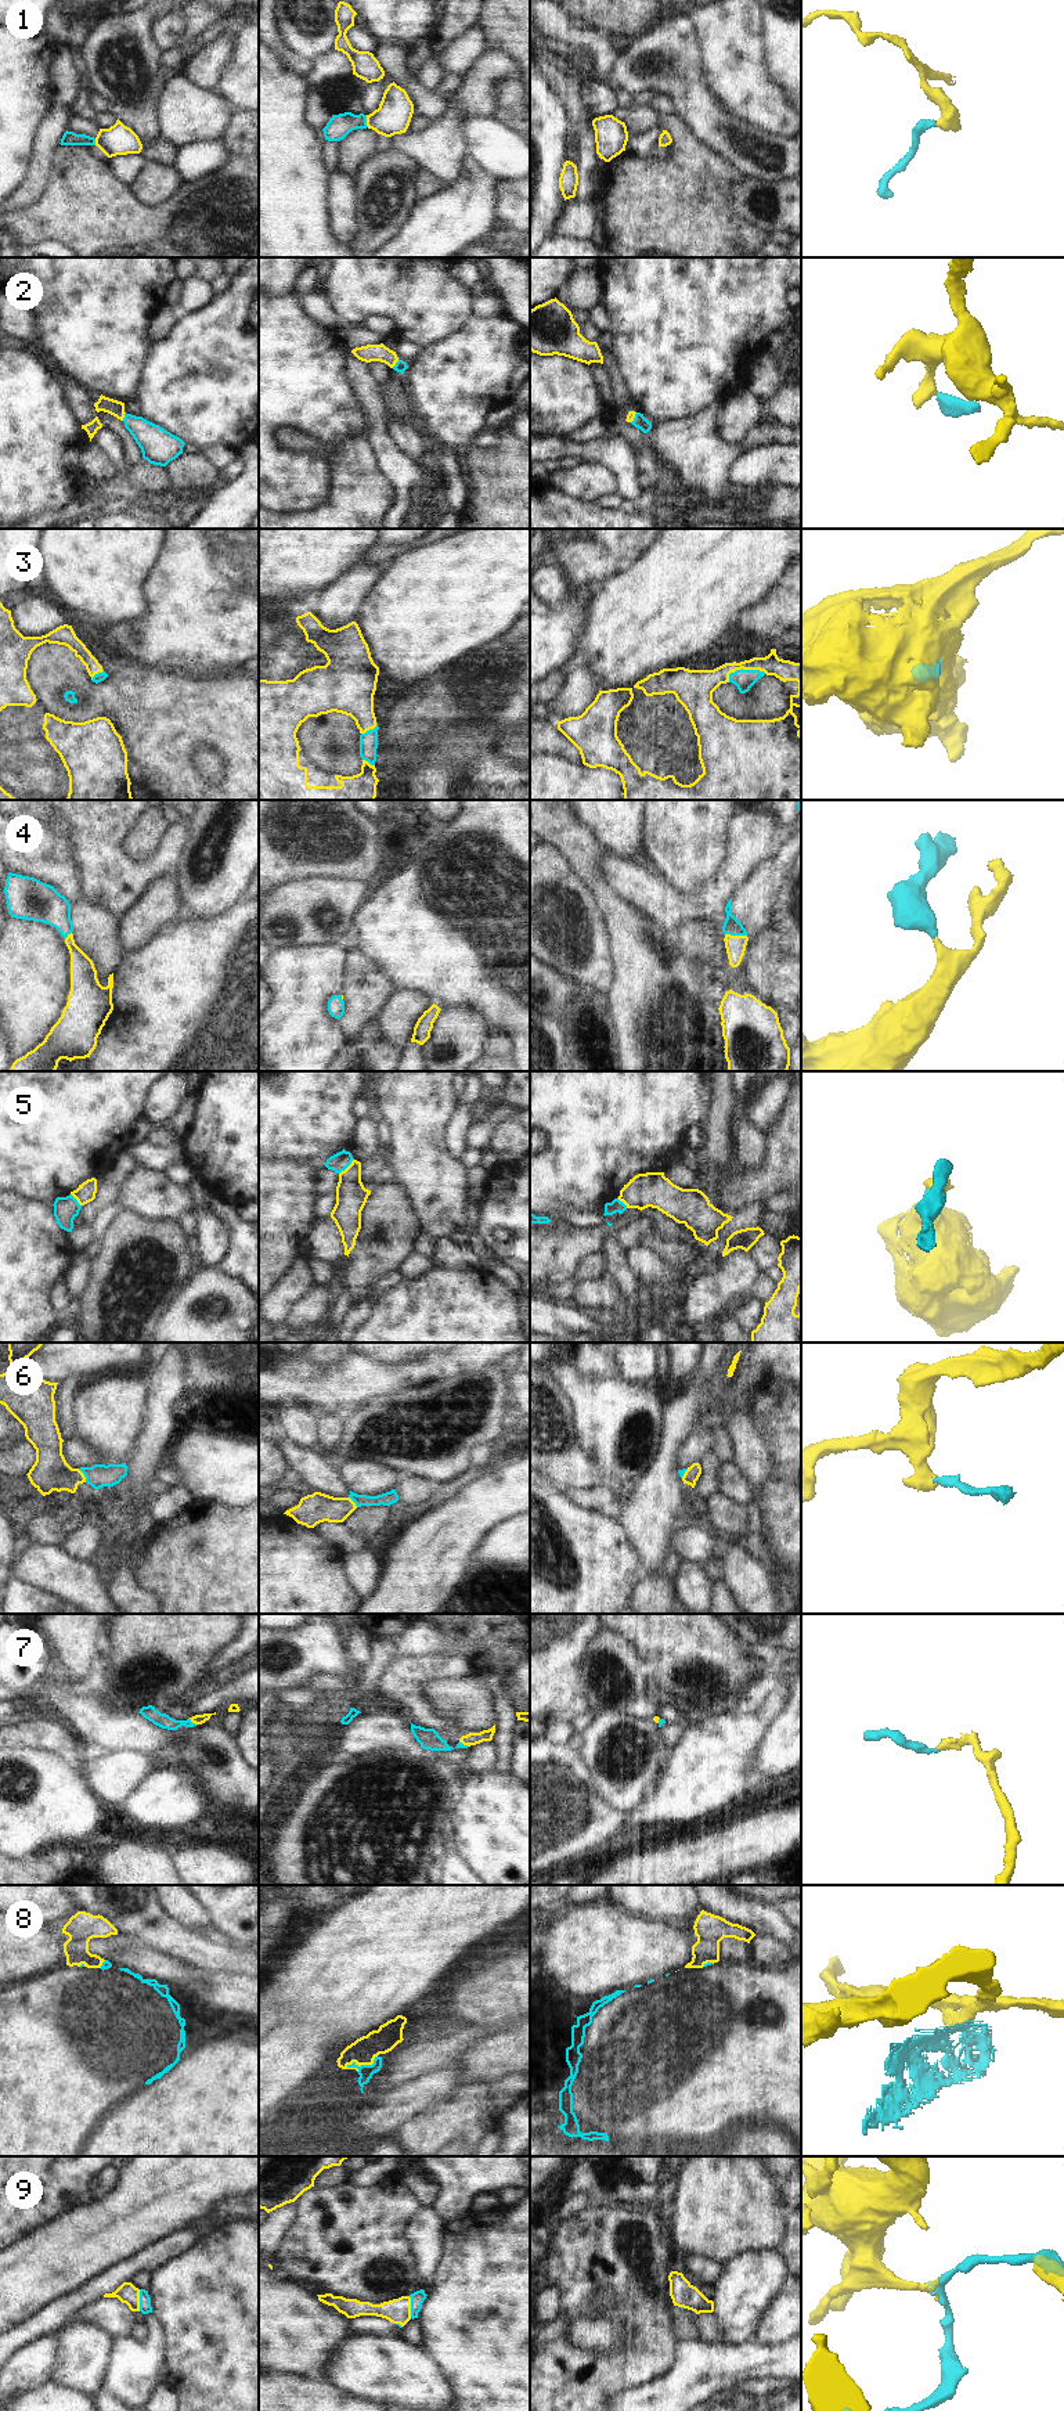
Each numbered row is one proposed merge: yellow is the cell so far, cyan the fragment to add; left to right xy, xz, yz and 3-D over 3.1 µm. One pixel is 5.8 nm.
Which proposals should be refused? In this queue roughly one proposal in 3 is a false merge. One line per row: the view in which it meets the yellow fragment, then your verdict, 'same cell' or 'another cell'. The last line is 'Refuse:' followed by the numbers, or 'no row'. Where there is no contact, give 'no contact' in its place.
1: meets yellow in xz; same cell
2: meets yellow in xz; same cell
3: meets yellow in yz; same cell
4: meets yellow in yz; same cell
5: meets yellow in xz; another cell
6: meets yellow in xy; same cell
7: meets yellow in xy; same cell
8: meets yellow in xz; another cell
9: meets yellow in xy; same cell
Refuse: 5, 8

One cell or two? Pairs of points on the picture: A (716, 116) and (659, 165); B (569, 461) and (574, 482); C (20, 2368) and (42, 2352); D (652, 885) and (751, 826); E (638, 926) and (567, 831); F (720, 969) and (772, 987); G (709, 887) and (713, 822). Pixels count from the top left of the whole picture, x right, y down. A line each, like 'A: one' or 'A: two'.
A: two
B: two
C: one
D: one
E: one
F: one
G: two

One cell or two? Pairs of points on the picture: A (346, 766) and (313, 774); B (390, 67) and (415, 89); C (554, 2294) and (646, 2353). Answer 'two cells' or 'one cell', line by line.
A: two cells
B: one cell
C: two cells

